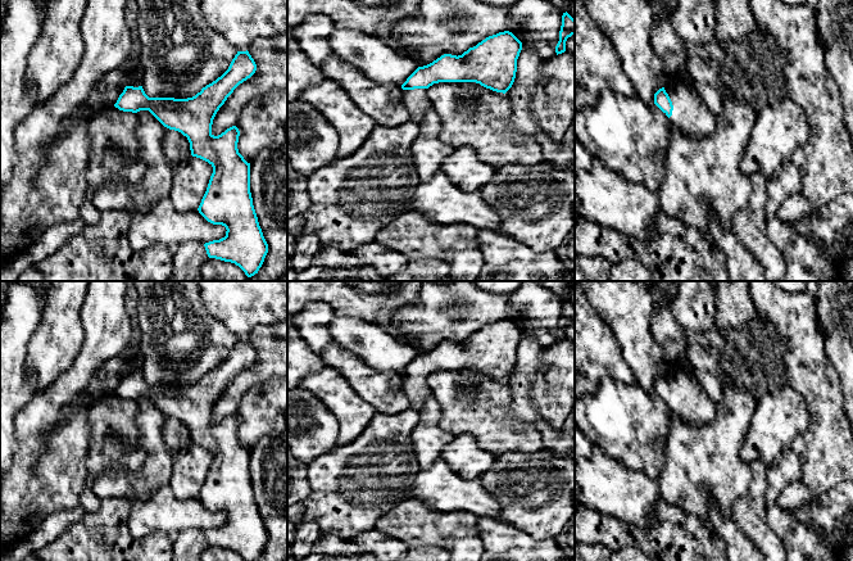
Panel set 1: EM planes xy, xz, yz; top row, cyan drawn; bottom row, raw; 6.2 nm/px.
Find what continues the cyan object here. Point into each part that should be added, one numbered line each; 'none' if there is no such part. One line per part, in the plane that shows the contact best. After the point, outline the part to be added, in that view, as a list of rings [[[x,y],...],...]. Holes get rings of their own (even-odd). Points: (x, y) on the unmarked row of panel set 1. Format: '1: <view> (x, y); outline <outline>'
1: yz (690, 402); outline [[[667,370],[664,377],[673,393],[672,403],[668,406],[671,413],[695,426],[714,420],[716,406],[695,377],[680,370]]]

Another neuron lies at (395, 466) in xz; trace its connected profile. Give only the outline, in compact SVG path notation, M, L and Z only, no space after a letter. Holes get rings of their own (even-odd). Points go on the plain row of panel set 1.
M414 408L395 415L376 413L353 443L331 449L308 463L310 493L287 507L287 520L295 524L316 521L325 534L344 540L375 529L382 516L405 501L414 475L421 471L410 444L410 433L418 420L419 411Z

